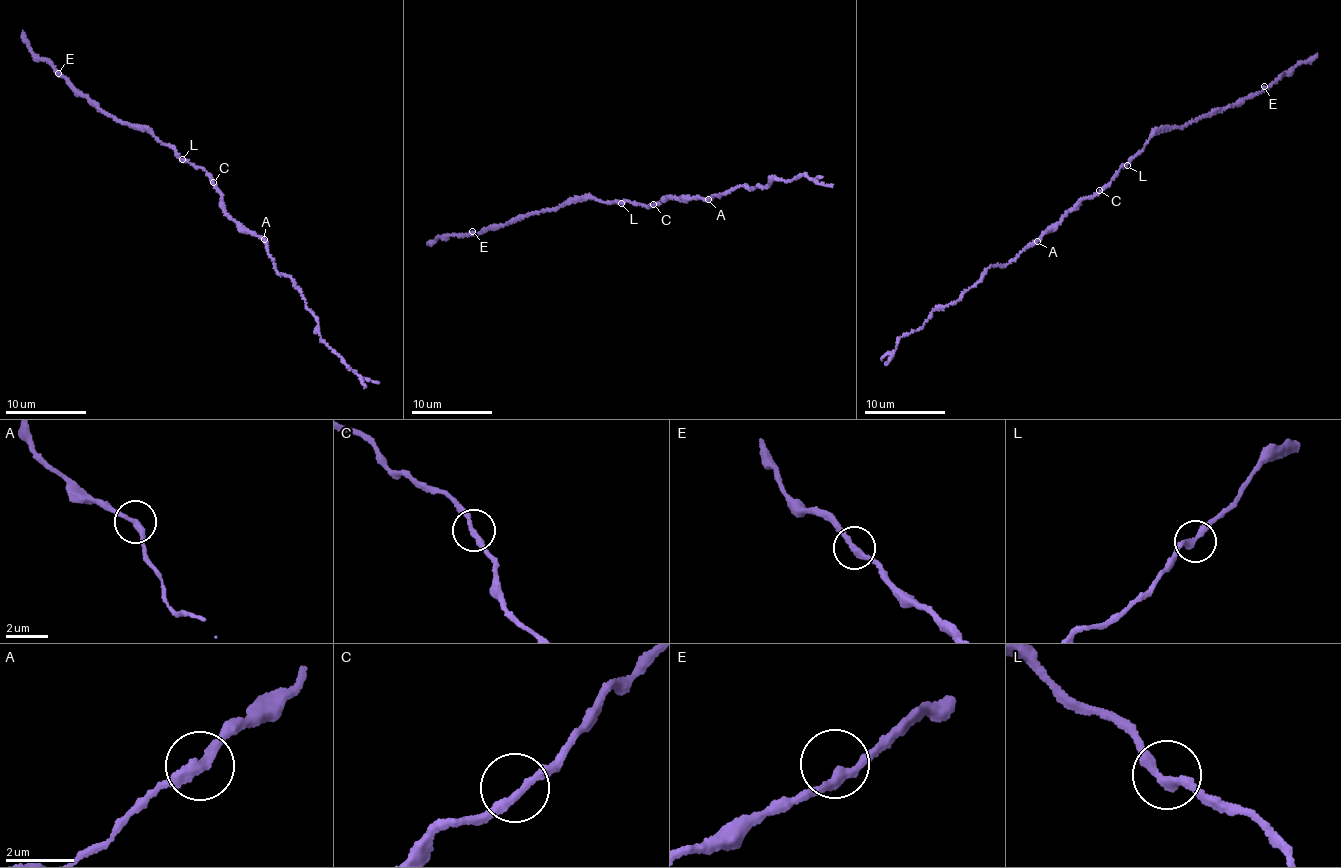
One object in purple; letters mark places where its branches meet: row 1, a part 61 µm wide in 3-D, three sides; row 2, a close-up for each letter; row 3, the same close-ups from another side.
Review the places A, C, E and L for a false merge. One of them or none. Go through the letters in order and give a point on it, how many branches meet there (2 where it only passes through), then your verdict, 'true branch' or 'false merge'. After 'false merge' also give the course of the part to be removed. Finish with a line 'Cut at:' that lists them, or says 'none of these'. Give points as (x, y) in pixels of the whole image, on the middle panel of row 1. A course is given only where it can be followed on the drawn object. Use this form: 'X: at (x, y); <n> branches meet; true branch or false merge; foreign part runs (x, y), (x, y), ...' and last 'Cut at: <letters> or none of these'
A: at (708, 199); 2 branches meet; false merge; foreign part runs (709, 200), (737, 187), (764, 187), (775, 178), (790, 182), (804, 175), (816, 183), (833, 184)
C: at (653, 204); 2 branches meet; true branch
E: at (472, 231); 2 branches meet; true branch
L: at (621, 203); 2 branches meet; true branch
Cut at: A

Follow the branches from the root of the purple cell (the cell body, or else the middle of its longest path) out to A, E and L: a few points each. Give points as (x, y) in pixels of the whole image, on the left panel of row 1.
A: (213, 184), (220, 193), (226, 214), (265, 239)
E: (213, 184), (202, 167), (180, 159), (171, 146), (157, 142), (151, 133), (101, 111), (73, 91), (58, 73)
L: (213, 184), (202, 167), (182, 159)

